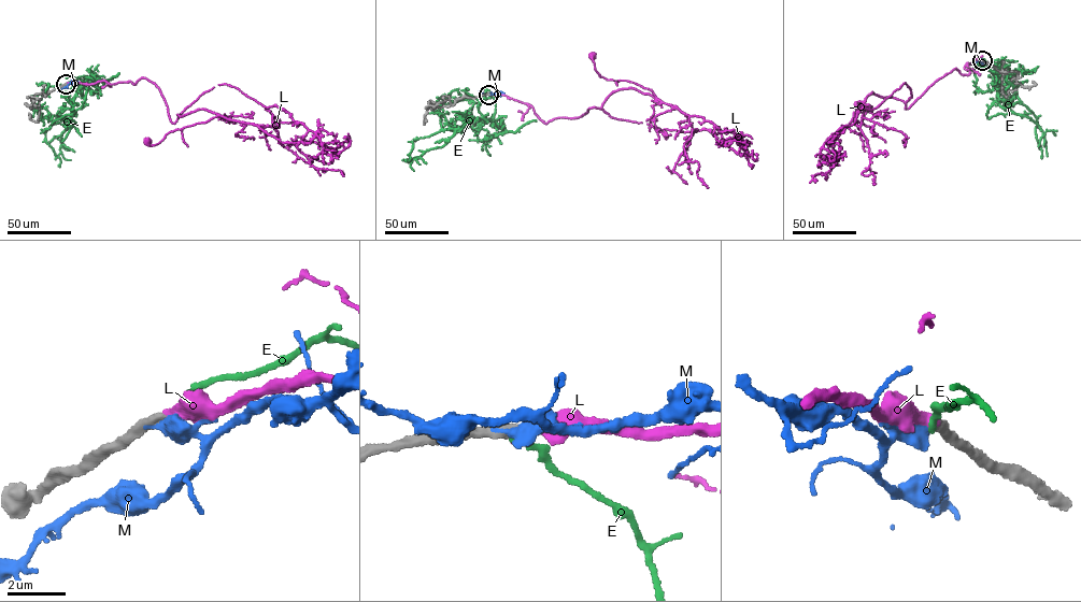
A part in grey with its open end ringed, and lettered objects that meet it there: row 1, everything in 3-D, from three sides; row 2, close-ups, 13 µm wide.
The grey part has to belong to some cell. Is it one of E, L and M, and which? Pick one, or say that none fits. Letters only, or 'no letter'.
L

